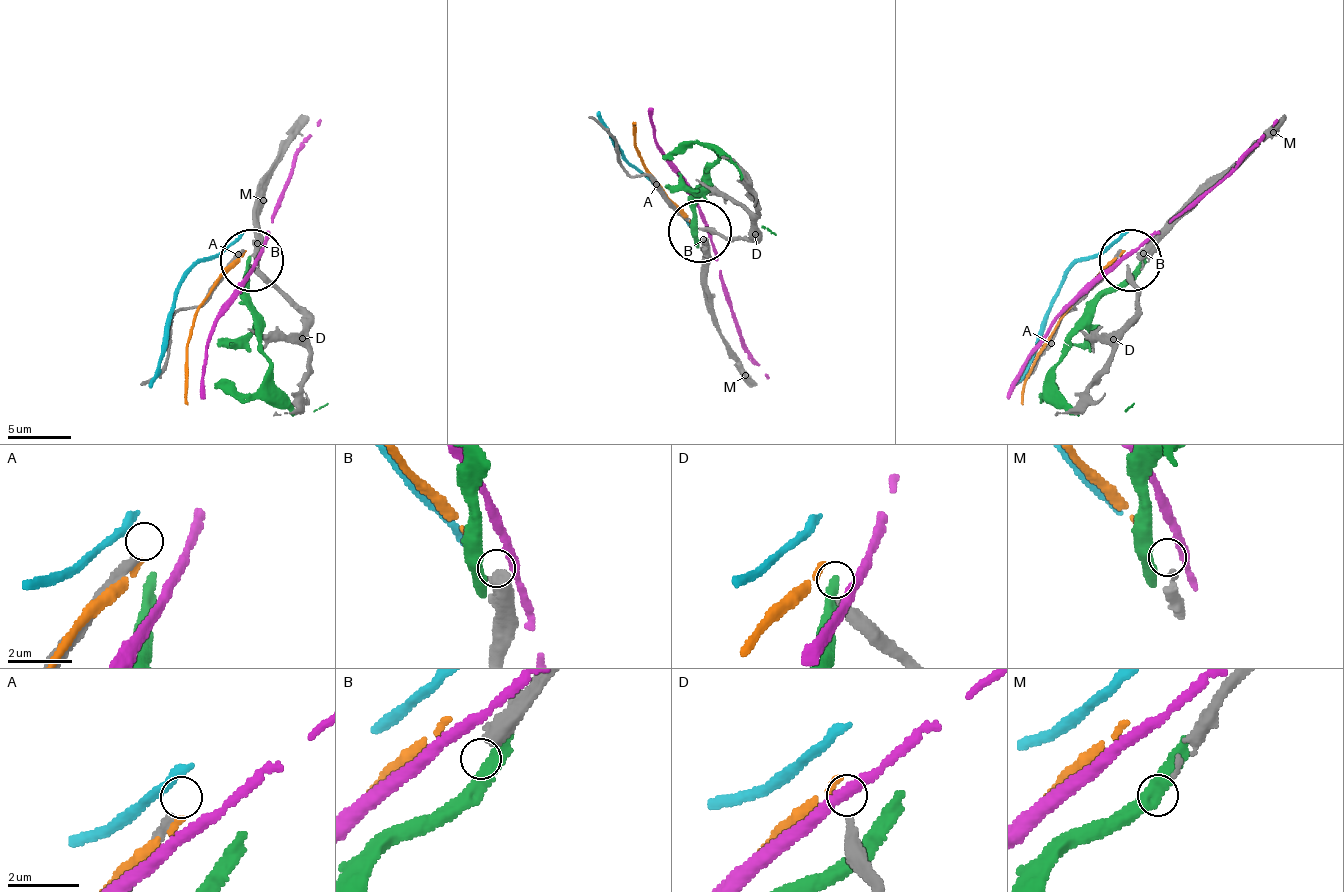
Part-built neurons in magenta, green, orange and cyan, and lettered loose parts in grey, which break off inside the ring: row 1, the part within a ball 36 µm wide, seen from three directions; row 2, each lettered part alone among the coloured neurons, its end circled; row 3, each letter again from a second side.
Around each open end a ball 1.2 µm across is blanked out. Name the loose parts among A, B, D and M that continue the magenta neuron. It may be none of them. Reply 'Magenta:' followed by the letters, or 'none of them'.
Magenta: none of them

